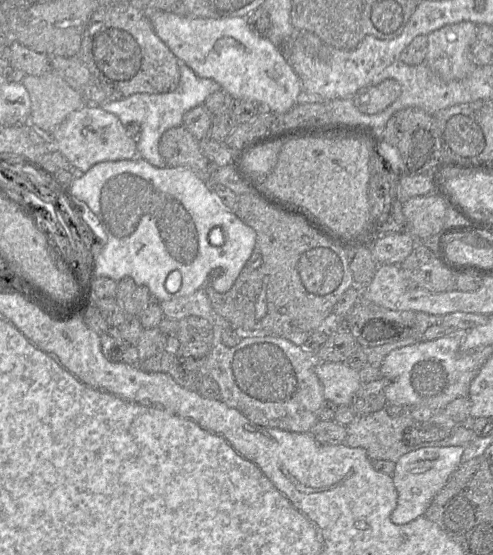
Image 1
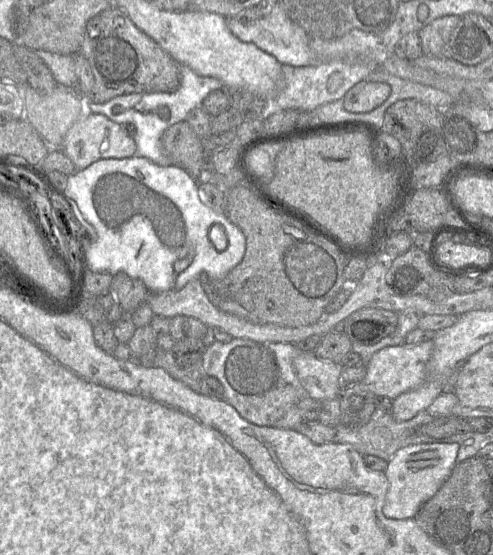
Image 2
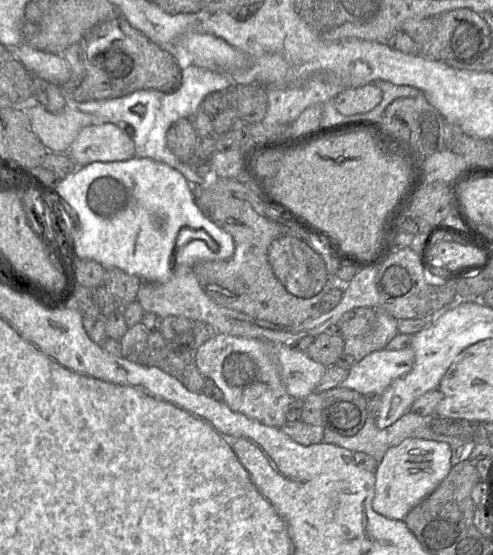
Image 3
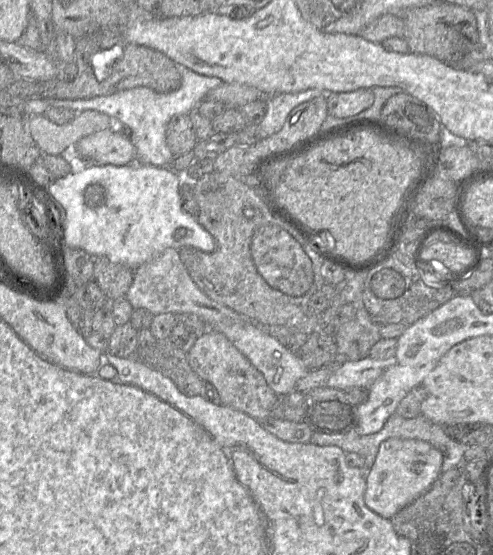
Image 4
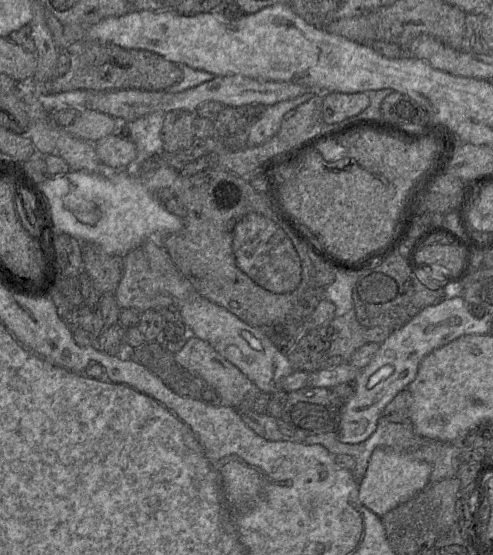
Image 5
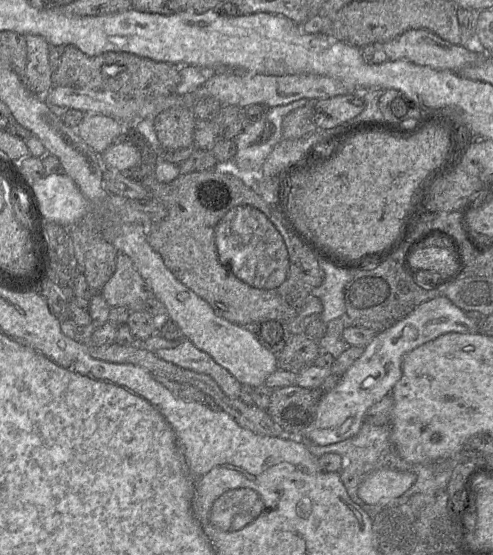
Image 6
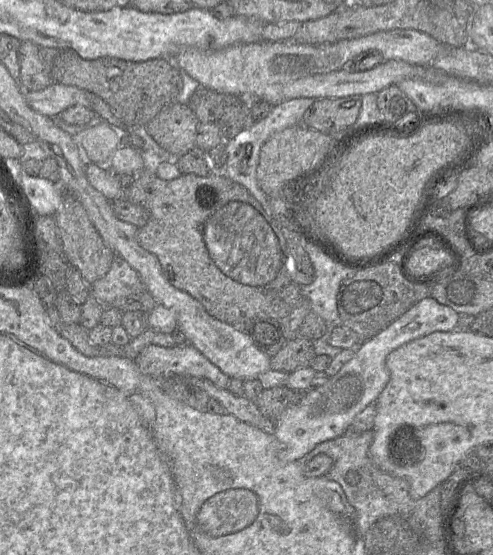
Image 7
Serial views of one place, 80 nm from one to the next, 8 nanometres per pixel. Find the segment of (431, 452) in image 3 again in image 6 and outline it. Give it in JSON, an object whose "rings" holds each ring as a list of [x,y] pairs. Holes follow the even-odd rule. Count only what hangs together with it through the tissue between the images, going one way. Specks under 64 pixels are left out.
{"rings":[[[381,468],[370,472],[358,488],[360,499],[369,505],[387,504],[416,482],[414,472]]]}

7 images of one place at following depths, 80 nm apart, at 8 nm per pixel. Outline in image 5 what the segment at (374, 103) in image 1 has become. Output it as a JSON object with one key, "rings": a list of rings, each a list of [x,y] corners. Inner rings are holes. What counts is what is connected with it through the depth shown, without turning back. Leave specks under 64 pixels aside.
{"rings":[[[332,92],[322,94],[322,119],[326,125],[333,125],[356,116],[370,104],[370,99],[365,92],[353,94]]]}

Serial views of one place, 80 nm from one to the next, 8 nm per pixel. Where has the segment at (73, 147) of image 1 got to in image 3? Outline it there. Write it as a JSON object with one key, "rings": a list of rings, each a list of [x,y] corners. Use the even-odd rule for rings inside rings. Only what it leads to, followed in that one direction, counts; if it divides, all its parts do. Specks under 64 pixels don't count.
{"rings":[[[96,123],[82,129],[68,155],[78,167],[94,162],[125,161],[135,156],[133,140],[117,125]]]}

